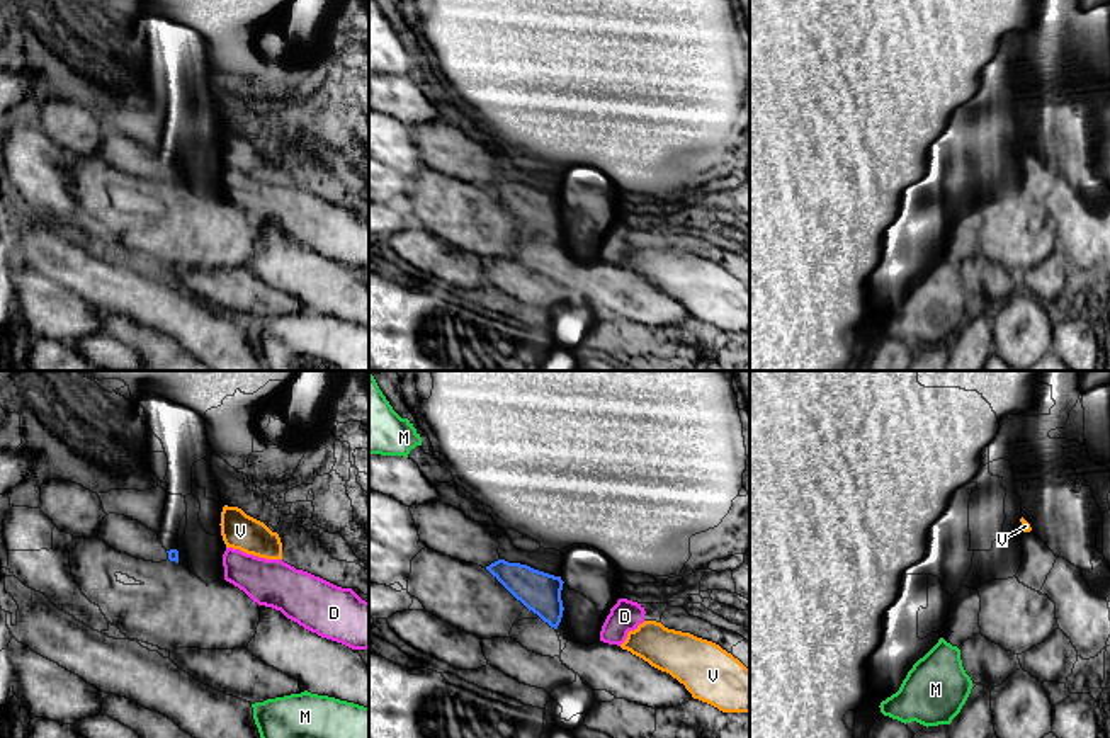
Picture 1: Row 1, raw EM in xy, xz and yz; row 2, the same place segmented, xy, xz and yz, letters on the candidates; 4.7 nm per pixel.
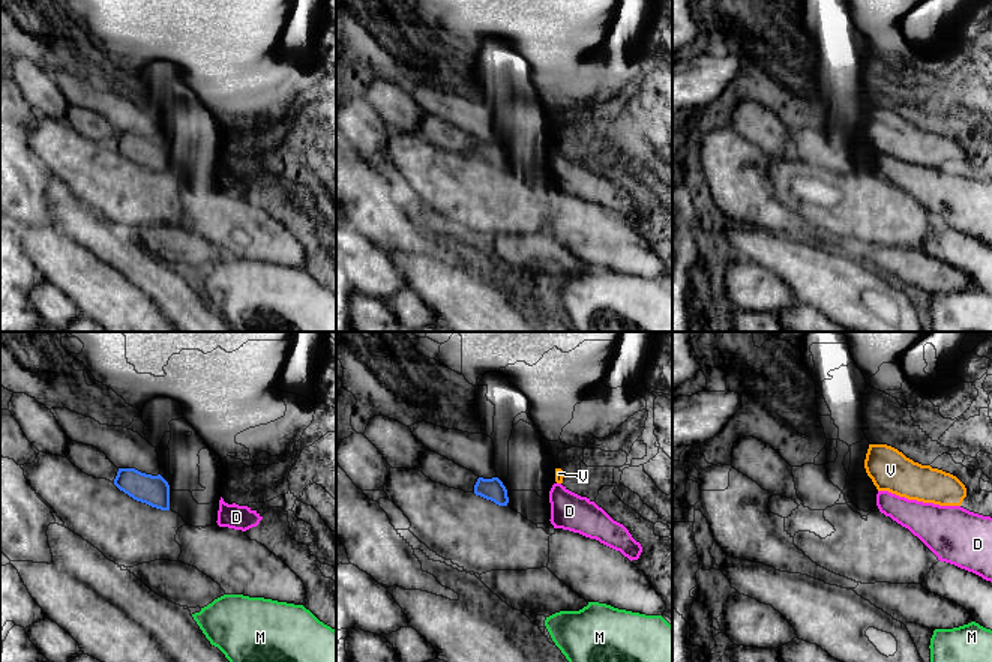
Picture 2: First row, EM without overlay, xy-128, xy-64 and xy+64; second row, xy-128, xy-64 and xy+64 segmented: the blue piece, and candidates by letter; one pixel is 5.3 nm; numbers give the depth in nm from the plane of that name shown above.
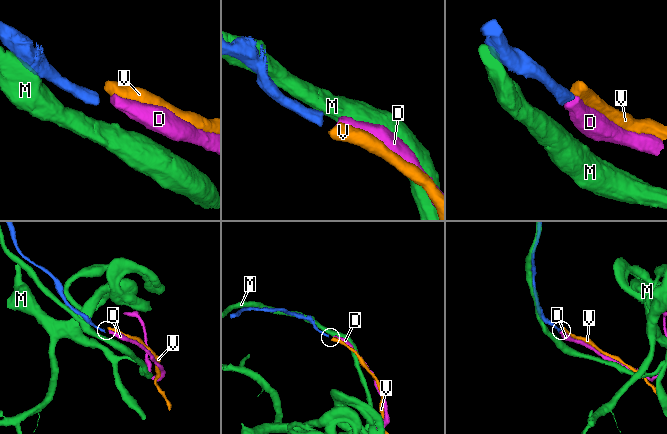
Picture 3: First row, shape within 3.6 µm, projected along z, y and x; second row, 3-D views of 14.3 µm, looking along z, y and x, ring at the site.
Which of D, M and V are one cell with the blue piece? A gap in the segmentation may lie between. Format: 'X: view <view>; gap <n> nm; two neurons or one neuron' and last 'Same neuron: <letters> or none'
D: view xz; gap 200 nm; one neuron
M: view xz; gap 650 nm; two neurons
V: view xy; gap 220 nm; two neurons
Same neuron: D

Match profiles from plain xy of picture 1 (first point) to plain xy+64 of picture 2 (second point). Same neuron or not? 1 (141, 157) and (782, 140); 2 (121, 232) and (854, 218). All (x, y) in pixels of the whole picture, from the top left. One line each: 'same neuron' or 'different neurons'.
1: different neurons
2: same neuron

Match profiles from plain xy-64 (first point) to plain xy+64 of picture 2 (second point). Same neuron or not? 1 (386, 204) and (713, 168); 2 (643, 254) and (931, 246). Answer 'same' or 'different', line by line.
1: different
2: same

